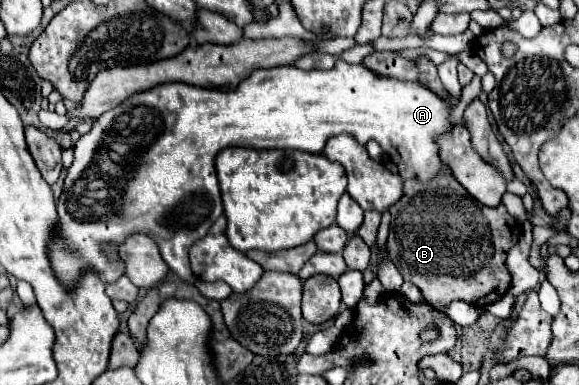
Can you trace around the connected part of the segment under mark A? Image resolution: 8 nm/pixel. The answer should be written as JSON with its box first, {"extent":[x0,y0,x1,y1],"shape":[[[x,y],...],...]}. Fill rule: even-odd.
{"extent":[48,61,450,291],"shape":[[[338,61],[330,71],[302,71],[290,65],[258,69],[230,91],[200,89],[186,83],[158,85],[128,97],[122,105],[100,115],[92,131],[82,135],[76,143],[74,163],[68,169],[58,199],[58,223],[48,245],[54,275],[66,291],[74,291],[86,271],[96,271],[106,283],[116,283],[116,279],[124,275],[124,263],[116,259],[116,247],[120,247],[128,235],[144,233],[158,243],[160,255],[170,269],[182,281],[194,283],[188,247],[192,247],[196,239],[204,239],[208,227],[222,215],[214,157],[228,145],[252,149],[284,147],[320,153],[330,137],[350,133],[362,145],[368,139],[376,139],[398,165],[404,179],[418,177],[420,181],[428,181],[444,169],[434,139],[446,131],[450,131],[448,105],[424,85],[416,81],[384,79],[368,71],[364,65],[348,65],[344,61]]]}

